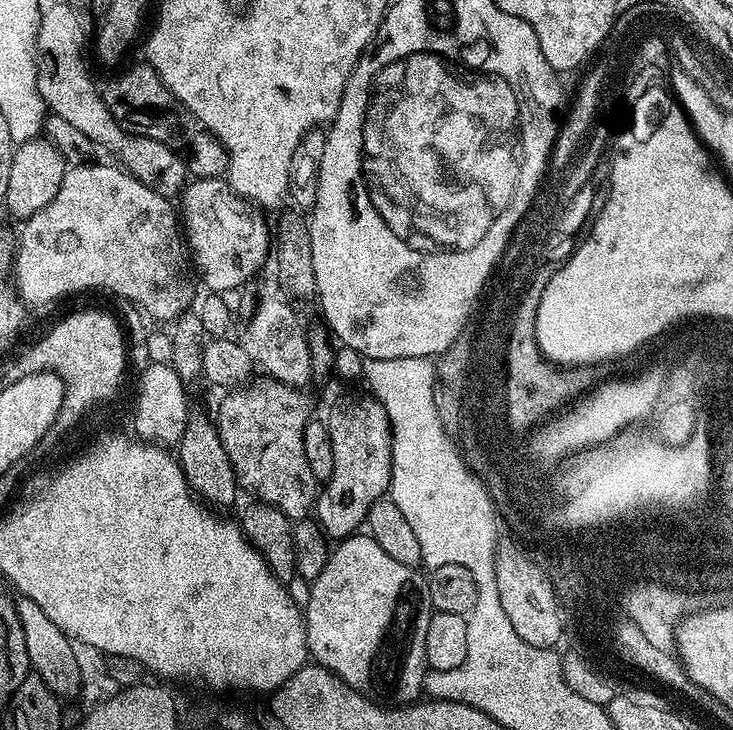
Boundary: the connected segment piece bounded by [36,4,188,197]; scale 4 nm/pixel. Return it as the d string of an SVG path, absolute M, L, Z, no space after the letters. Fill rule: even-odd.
M52 4L40 13L36 35L36 77L44 107L58 118L64 118L77 130L82 130L97 149L105 148L117 156L125 172L150 186L158 194L171 197L185 187L187 163L178 156L173 145L154 142L152 138L134 136L120 127L106 106L101 89L96 88L88 68L84 65L84 24L68 4Z

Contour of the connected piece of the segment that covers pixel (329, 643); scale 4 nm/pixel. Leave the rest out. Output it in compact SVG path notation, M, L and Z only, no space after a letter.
M353 534L345 536L329 551L326 566L322 566L322 574L318 574L316 580L311 581L310 602L303 608L304 613L304 639L307 651L311 659L319 664L321 668L330 670L346 686L358 690L369 700L377 701L385 706L403 706L415 704L421 699L424 692L424 673L428 668L426 662L426 626L430 626L430 618L434 611L428 581L423 575L419 576L417 569L410 565L402 565L397 559L390 558L371 534Z

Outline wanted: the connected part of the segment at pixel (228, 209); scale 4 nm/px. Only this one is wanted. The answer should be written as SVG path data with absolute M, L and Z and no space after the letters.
M224 178L193 179L183 189L183 196L182 228L186 233L191 263L195 271L196 268L200 271L205 289L229 294L242 287L270 256L270 224L264 221L265 213L251 200L239 196Z

